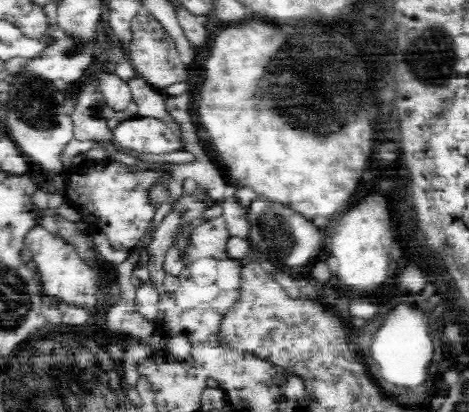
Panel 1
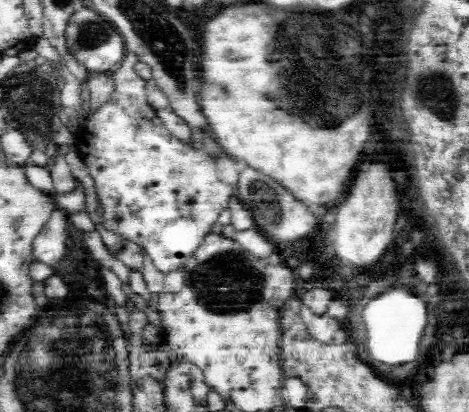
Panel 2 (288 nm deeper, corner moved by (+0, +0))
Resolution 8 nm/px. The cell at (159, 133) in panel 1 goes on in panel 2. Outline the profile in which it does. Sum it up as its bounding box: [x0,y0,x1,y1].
[74,50,234,276]

